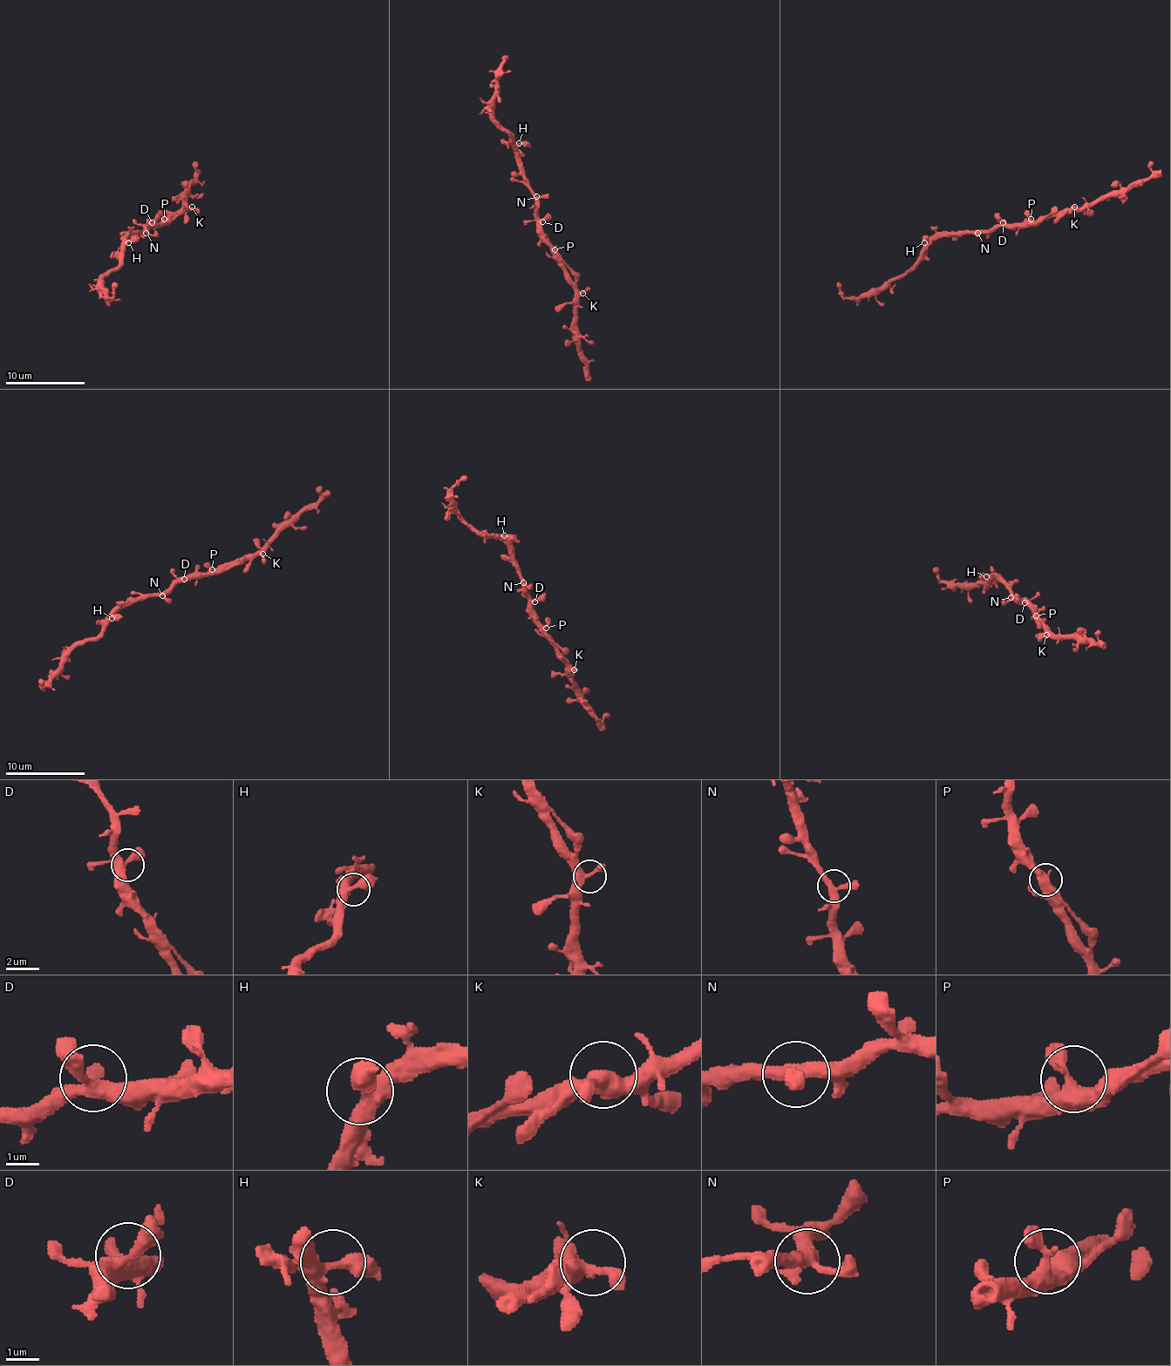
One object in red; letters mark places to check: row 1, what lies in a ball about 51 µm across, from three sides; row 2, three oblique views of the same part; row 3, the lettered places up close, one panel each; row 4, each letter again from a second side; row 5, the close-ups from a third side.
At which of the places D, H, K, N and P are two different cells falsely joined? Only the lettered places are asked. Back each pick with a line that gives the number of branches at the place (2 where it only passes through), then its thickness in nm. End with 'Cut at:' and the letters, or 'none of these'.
Cut at: none of these

